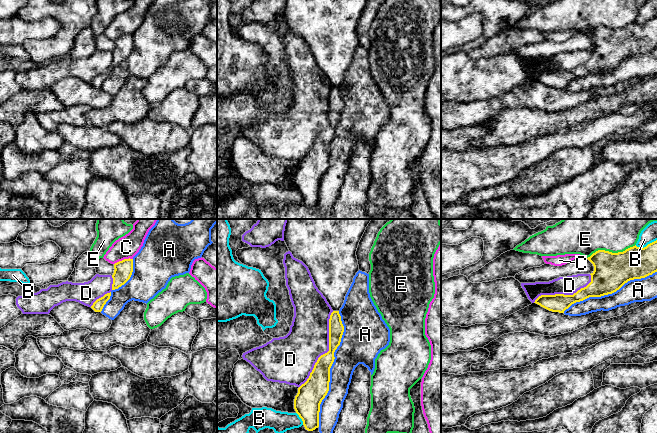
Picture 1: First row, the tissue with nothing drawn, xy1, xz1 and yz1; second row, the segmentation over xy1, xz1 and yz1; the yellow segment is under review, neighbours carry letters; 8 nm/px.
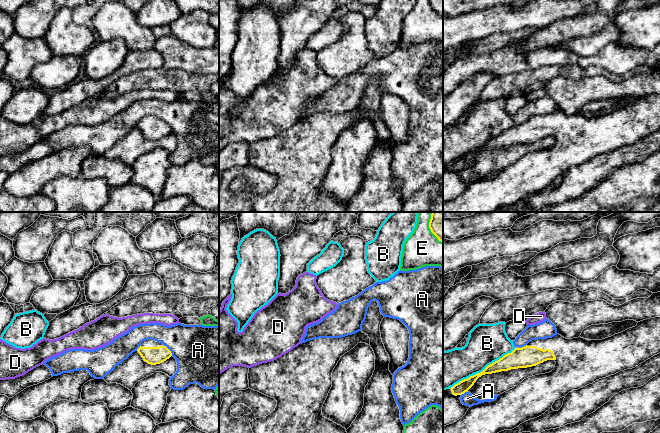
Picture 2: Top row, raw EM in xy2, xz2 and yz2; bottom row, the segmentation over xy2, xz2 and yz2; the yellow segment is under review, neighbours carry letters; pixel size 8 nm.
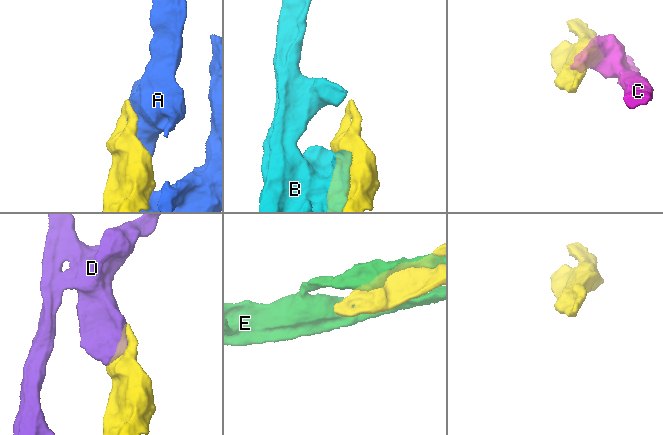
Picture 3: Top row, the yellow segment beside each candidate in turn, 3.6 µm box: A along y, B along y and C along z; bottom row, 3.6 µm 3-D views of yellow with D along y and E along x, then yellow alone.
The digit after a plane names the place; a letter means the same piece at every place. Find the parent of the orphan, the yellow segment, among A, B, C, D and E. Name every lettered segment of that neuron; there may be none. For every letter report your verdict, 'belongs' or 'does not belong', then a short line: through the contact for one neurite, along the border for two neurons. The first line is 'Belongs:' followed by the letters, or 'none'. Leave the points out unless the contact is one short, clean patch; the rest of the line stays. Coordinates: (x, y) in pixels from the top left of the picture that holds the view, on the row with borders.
Belongs: none
A: does not belong
B: does not belong
C: does not belong
D: does not belong
E: does not belong

